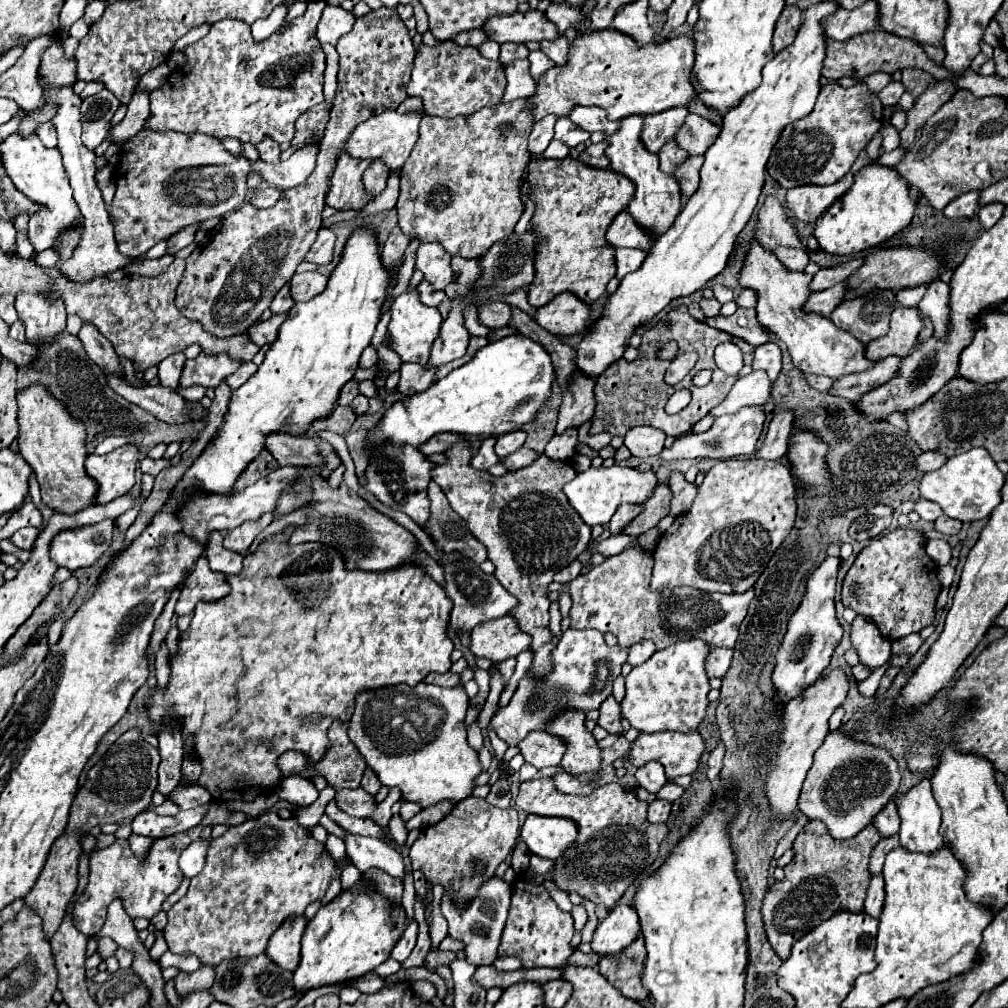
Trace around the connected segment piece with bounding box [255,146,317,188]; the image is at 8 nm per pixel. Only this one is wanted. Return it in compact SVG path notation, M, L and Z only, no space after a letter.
M307 146L297 150L289 160L281 160L279 164L267 164L259 160L255 166L261 172L263 180L267 180L273 186L283 186L283 188L295 188L305 184L305 180L311 176L315 168L315 148Z

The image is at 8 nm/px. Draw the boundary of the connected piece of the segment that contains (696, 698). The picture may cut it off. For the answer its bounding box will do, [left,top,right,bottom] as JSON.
[621,640,711,732]

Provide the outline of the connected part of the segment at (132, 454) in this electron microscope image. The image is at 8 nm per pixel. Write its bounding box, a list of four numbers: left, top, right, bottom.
[85,444,139,504]

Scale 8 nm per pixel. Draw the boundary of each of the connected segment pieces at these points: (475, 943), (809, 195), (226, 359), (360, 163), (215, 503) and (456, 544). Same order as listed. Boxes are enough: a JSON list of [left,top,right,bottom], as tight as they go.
[[441,878,511,966],[787,174,853,222],[181,352,241,386],[327,154,373,210],[179,466,303,542],[425,480,487,564]]

